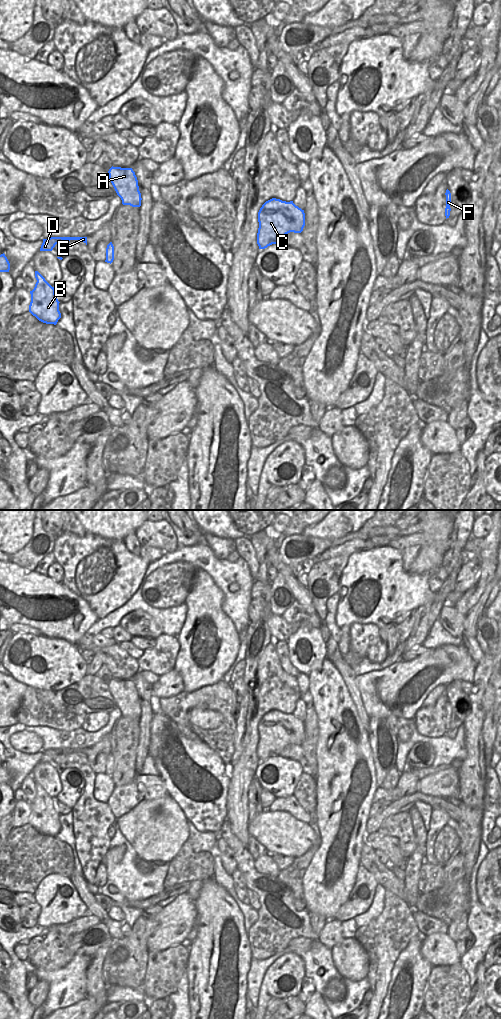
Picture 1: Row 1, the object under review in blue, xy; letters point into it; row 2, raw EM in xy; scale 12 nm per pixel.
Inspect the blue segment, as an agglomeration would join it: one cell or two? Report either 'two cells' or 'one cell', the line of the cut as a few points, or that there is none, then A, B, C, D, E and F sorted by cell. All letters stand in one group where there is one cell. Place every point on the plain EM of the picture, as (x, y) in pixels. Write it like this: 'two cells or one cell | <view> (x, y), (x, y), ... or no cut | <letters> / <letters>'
one cell | no cut | A B C D E F

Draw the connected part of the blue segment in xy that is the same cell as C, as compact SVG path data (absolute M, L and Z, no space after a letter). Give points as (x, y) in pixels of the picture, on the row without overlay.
M272 710L260 720L258 734L257 756L259 761L265 761L278 756L290 744L301 745L305 738L305 725L293 713Z

